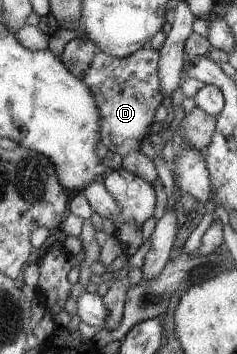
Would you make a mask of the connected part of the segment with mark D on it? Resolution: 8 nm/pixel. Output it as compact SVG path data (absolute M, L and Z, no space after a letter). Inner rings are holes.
M72 38L66 42L60 54L61 62L70 74L80 78L89 87L89 94L94 96L100 119L102 144L121 158L130 152L141 152L140 138L144 136L146 126L152 124L152 112L162 98L158 94L158 51L146 44L126 58L116 58L104 54L94 42L86 38Z

